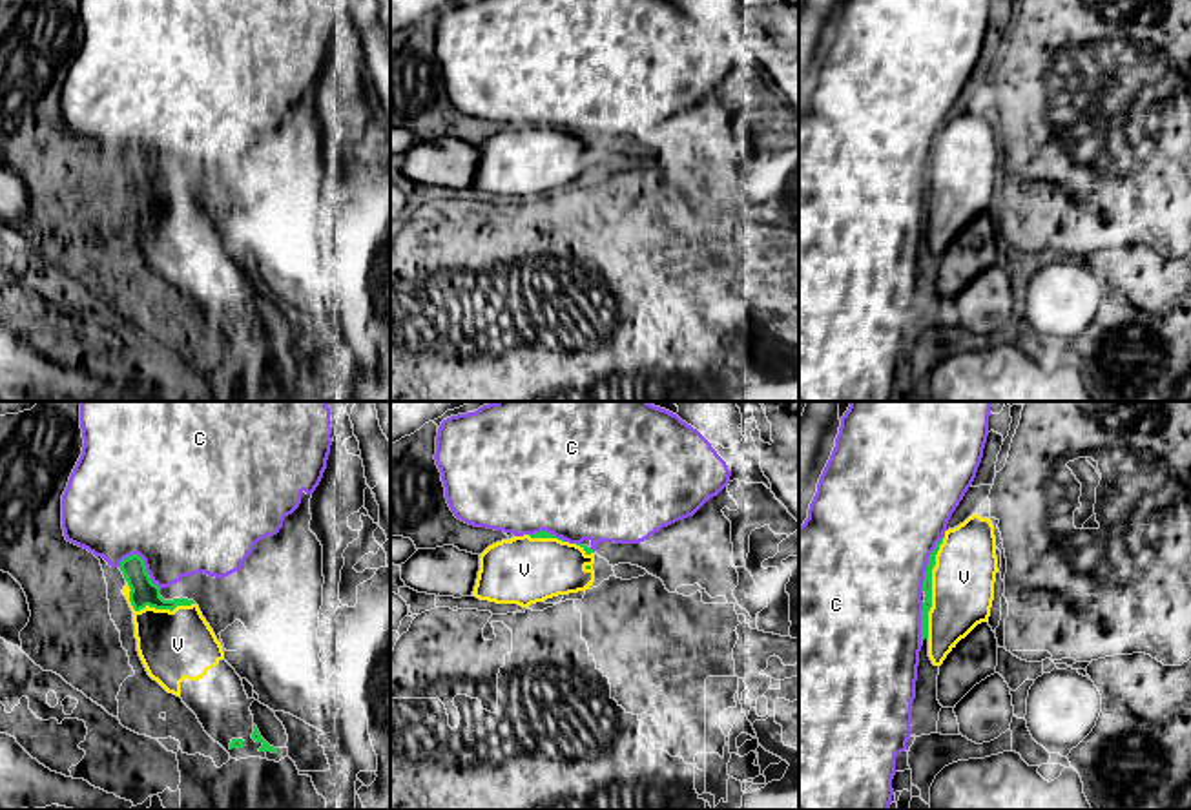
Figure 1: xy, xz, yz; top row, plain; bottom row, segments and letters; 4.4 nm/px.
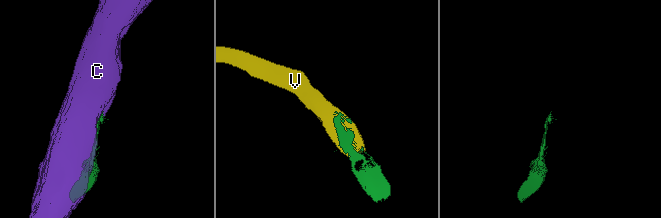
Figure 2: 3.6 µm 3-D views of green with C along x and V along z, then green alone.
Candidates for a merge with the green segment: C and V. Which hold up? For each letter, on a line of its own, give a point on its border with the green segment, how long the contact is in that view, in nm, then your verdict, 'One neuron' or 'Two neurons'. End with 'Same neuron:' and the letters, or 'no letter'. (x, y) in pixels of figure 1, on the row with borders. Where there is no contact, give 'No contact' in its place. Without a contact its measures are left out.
C: Touches green at xy (143, 564). Shared border 220 nm. Two neurons
V: Touches green at yz (931, 588). Shared border 460 nm. One neuron
Same neuron: V

